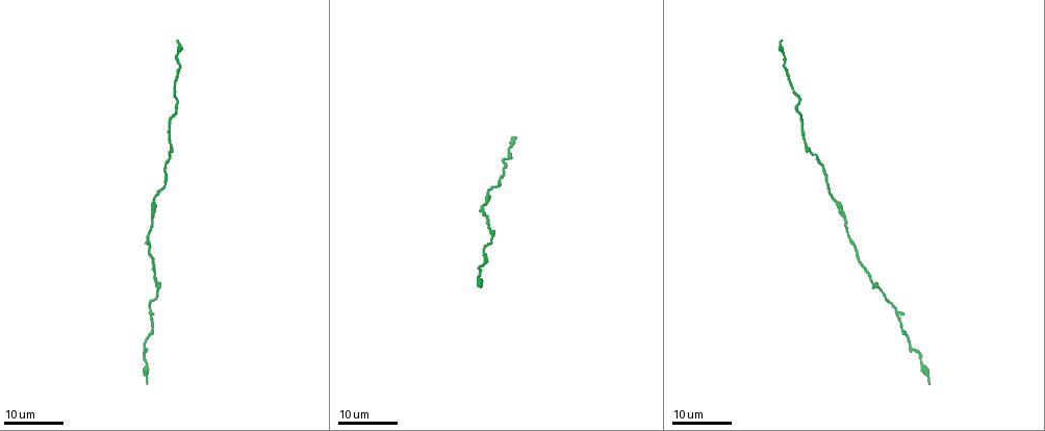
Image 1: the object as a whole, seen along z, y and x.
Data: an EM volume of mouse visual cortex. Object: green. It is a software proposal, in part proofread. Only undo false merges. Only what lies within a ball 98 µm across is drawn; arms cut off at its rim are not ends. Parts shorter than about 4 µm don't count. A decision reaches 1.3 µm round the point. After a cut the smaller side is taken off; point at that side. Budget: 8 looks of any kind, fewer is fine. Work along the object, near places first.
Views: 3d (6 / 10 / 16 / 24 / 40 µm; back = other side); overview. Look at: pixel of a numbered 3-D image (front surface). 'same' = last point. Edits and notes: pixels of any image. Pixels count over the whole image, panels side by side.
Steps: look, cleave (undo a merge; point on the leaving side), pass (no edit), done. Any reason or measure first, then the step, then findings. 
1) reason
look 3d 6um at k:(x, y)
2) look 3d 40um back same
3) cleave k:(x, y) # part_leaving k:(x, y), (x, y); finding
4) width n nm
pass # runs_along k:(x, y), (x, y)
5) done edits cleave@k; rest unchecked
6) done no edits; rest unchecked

sudden change in width
look 3d 24um at 1:(146, 362)

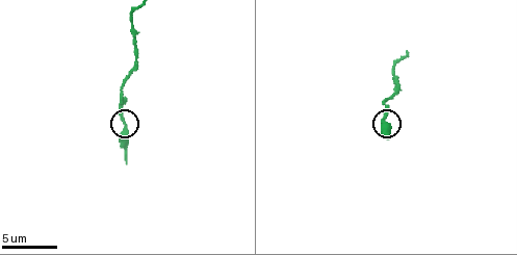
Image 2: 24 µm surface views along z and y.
closer look
look 3d 10um at 2:(127, 126)

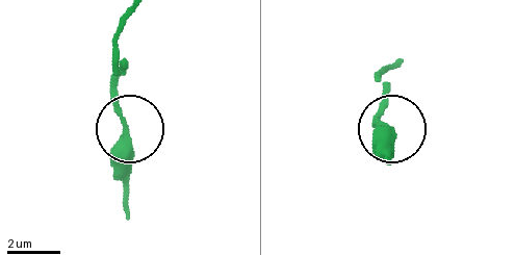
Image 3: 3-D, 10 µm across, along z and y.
pass # one cell here

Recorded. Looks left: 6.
thick turns thin
look 3d 16um at 1:(153, 204)

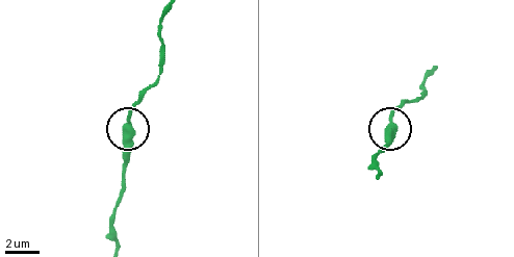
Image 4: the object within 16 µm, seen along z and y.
look 3d 6um at 4:(391, 124)

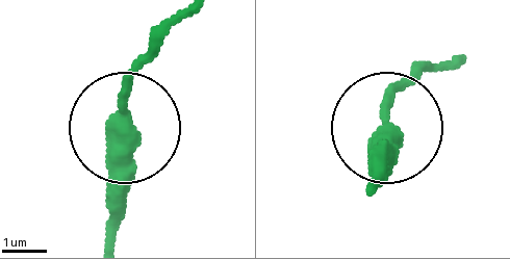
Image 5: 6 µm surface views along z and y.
pass # runs_along 5:(115, 193), (126, 85), (148, 45); continuous, no second cell

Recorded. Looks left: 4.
three-way junction
look 3d 24um at 1:(807, 146)

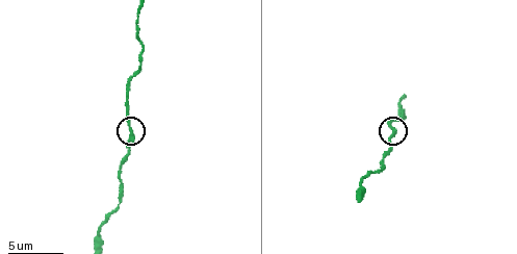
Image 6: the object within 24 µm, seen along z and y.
look 3d 10um at 6:(130, 130)

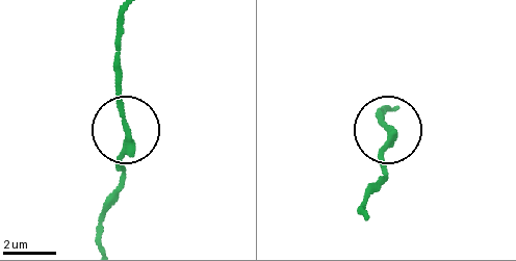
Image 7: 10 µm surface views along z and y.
pass # runs_along 7:(98, 239), (100, 212), (125, 167), (119, 47); all the same cell

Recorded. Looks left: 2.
sudden change in width
look 3d 10um at 6:(401, 99)

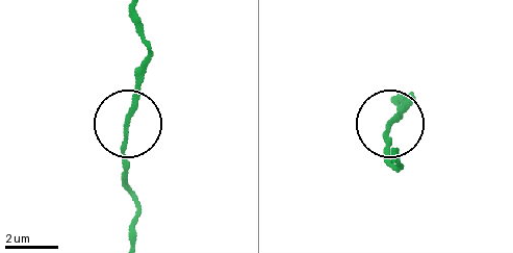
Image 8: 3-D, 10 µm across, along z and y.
width 170 nm
pass # continuous, no second cell

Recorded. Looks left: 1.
done no edits; rest unchecked

